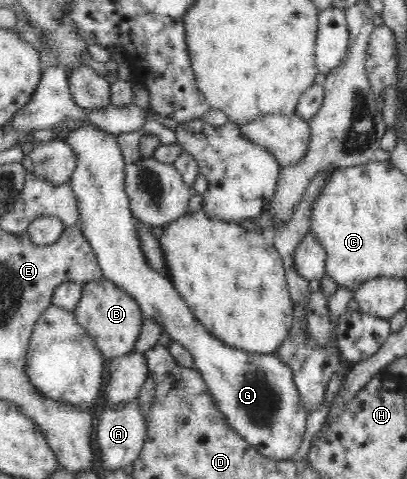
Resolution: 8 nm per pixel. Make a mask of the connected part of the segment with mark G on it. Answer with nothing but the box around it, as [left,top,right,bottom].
[64,122,309,461]

